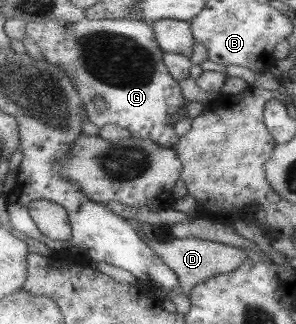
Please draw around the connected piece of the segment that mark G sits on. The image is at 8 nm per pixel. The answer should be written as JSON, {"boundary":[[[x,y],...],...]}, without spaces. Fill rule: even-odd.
{"boundary":[[[82,19],[74,24],[64,24],[62,20],[48,22],[28,22],[26,36],[35,41],[42,51],[44,61],[48,65],[59,67],[76,87],[80,101],[85,107],[87,118],[99,128],[108,124],[116,124],[122,129],[128,129],[131,137],[155,141],[158,145],[175,147],[179,136],[170,123],[171,117],[179,111],[185,100],[180,85],[164,64],[164,52],[156,40],[152,24],[136,19],[104,19],[94,21]],[[102,97],[106,109],[97,108],[94,98]]]}

